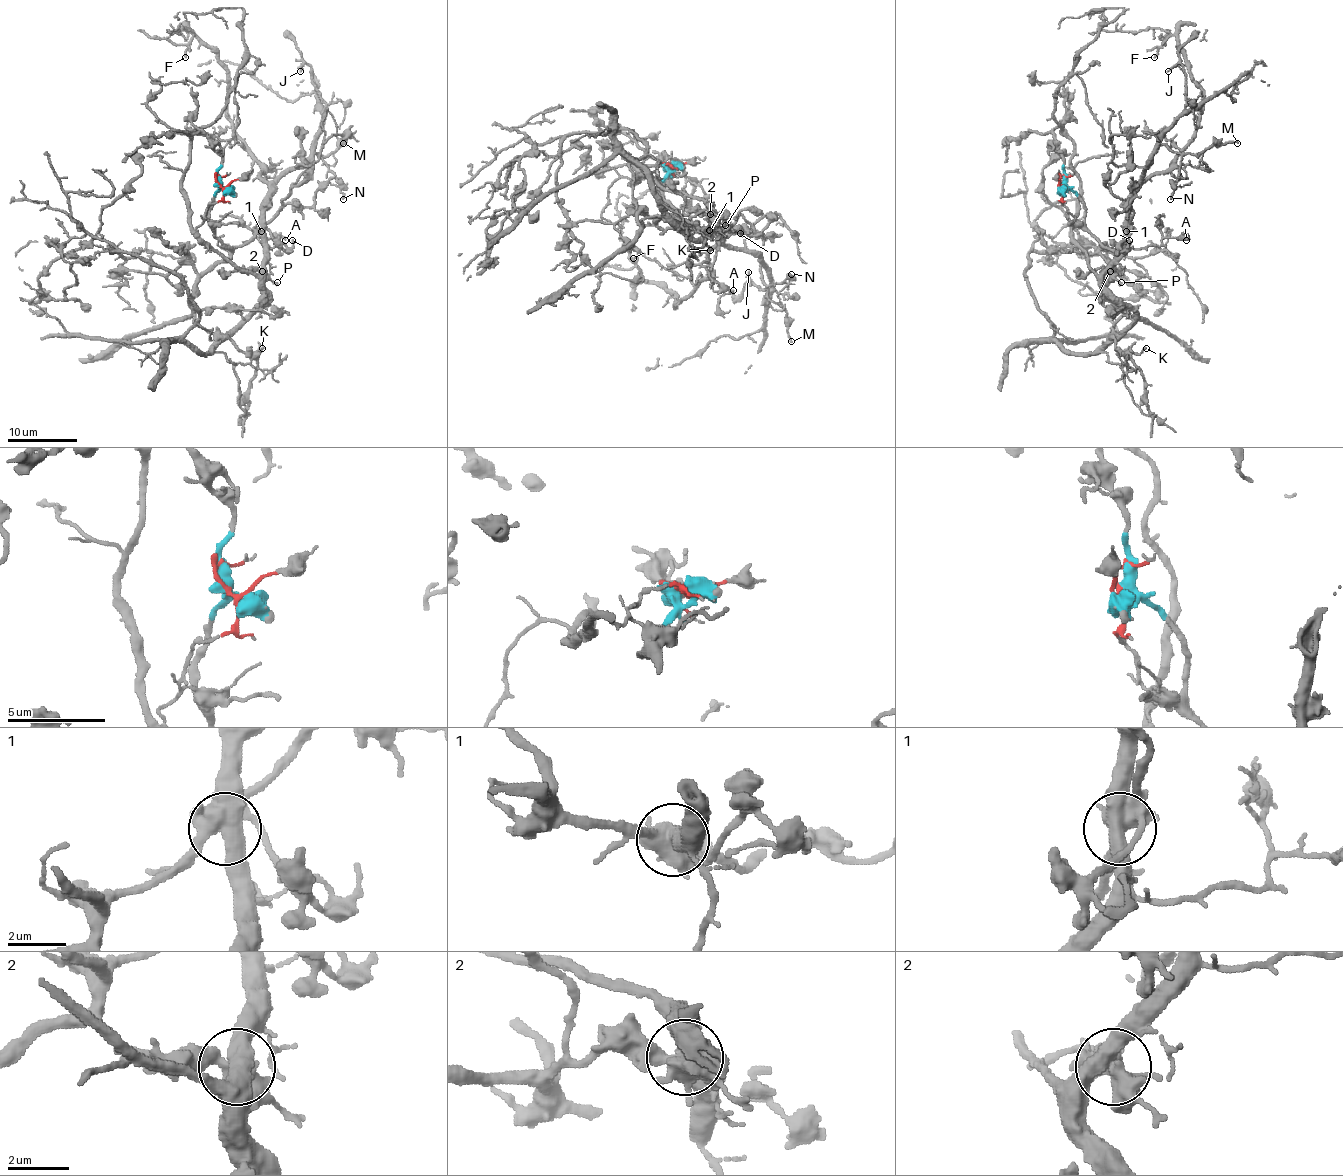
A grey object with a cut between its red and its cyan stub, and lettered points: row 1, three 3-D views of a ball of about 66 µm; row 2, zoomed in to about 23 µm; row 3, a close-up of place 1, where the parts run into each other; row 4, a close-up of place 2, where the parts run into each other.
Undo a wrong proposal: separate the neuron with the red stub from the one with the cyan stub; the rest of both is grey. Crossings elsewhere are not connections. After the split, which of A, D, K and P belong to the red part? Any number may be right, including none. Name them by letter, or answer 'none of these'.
A

